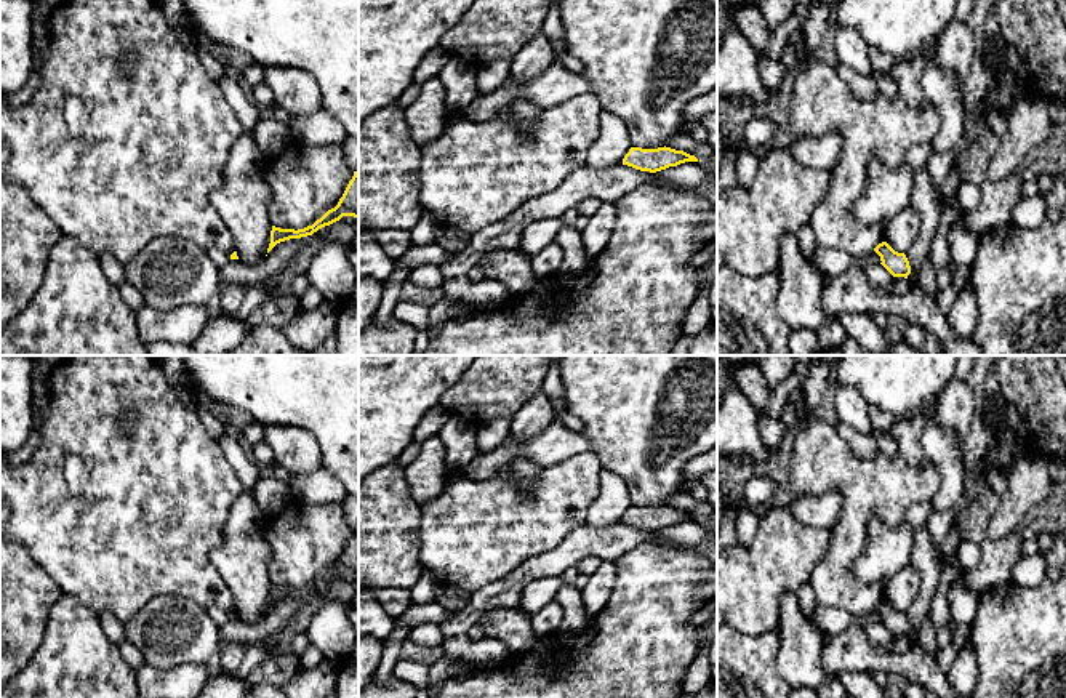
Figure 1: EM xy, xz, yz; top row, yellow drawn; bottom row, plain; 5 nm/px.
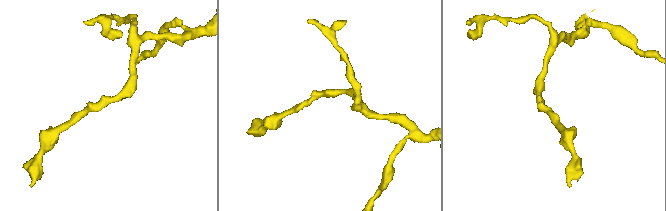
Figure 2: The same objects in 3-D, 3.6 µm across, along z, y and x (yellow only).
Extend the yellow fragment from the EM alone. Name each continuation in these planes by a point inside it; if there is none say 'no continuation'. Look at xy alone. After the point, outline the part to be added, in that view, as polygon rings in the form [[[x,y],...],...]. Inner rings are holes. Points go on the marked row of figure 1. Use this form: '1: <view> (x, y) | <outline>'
no continuation

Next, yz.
no continuation

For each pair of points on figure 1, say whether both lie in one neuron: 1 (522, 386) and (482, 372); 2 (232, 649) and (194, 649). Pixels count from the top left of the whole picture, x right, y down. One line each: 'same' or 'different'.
1: same
2: different

